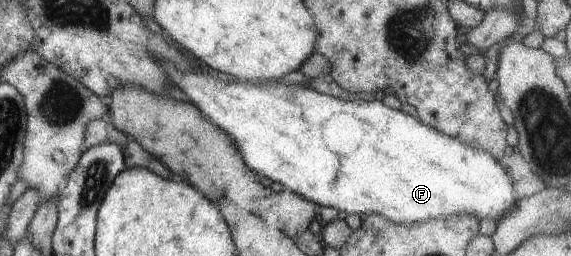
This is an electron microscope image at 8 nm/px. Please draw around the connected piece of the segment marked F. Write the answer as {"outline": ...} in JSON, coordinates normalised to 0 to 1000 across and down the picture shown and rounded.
{"outline":[[[275,238],[292,281],[296,309],[305,336],[320,352],[333,391],[352,430],[352,445],[375,480],[394,527],[403,523],[417,570],[417,586],[427,621],[427,648],[434,652],[447,680],[455,676],[476,699],[478,707],[496,719],[501,738],[517,750],[522,766],[531,766],[536,781],[562,805],[581,805],[592,824],[602,824],[606,836],[629,836],[643,844],[646,836],[664,836],[681,863],[699,879],[718,871],[743,867],[753,855],[778,852],[793,836],[830,840],[841,867],[858,855],[876,867],[877,852],[893,824],[907,781],[898,738],[898,703],[890,660],[884,660],[872,621],[867,621],[855,590],[832,574],[828,563],[814,559],[804,539],[779,527],[762,500],[744,488],[736,465],[715,449],[704,430],[685,426],[676,418],[665,379],[650,398],[630,391],[597,391],[595,379],[562,367],[557,355],[529,332],[490,328],[483,313],[457,320],[394,320],[387,309],[375,305],[361,281],[310,270],[298,238]]]}

